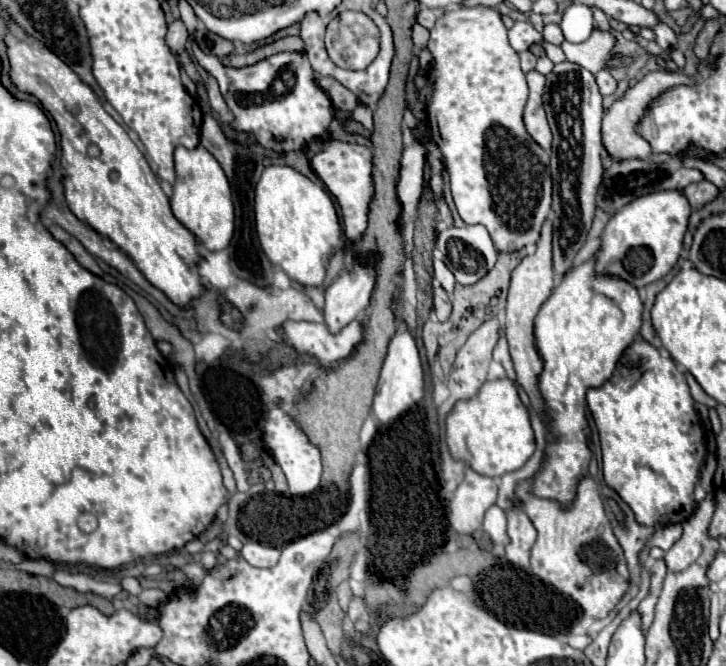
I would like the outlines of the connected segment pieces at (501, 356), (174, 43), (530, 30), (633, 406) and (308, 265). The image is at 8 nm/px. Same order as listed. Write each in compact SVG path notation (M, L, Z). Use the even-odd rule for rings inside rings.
M500 328L500 336L498 336L498 346L494 348L494 360L502 362L502 366L506 368L510 380L516 380L514 368L512 368L512 360L510 360L510 354L508 354L508 342L506 342L506 336L504 336L502 328Z
M172 20L168 24L168 34L166 34L166 44L170 46L172 52L182 52L188 42L188 30L182 20Z
M516 22L512 26L512 30L508 32L508 38L510 38L510 44L516 52L528 50L534 42L544 42L542 34L538 30L534 30L534 26L528 22Z
M636 338L624 352L618 374L586 392L600 436L604 482L630 506L640 526L684 522L696 508L694 486L706 458L706 444L688 390L674 360Z
M266 166L256 186L256 232L268 260L304 286L322 286L328 258L342 246L342 228L330 194L292 166Z

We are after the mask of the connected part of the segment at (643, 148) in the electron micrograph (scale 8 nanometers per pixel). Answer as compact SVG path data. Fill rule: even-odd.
M658 70L658 72L646 74L636 86L626 90L622 100L616 100L612 104L612 108L604 114L604 120L602 120L602 144L604 144L606 152L612 158L646 158L648 162L672 162L672 160L676 160L678 156L652 152L650 144L638 134L638 122L642 120L642 114L646 114L646 106L650 106L650 102L654 102L654 98L658 98L658 94L664 94L666 90L670 90L670 86L693 85L695 83L695 79L691 79L686 74L680 74L680 72Z

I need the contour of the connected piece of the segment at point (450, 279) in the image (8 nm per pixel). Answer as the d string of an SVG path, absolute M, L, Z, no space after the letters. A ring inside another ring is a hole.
M434 260L434 278L440 282L440 286L452 294L454 292L454 286L456 286L456 280L454 280L454 274L444 266L444 262L440 260Z

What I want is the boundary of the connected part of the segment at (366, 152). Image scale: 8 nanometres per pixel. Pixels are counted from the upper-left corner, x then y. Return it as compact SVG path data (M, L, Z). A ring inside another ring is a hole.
M330 140L320 154L312 158L312 168L326 184L328 192L336 198L344 218L344 234L348 242L354 242L362 236L368 224L368 204L372 200L372 150L368 146L350 146L346 142Z

